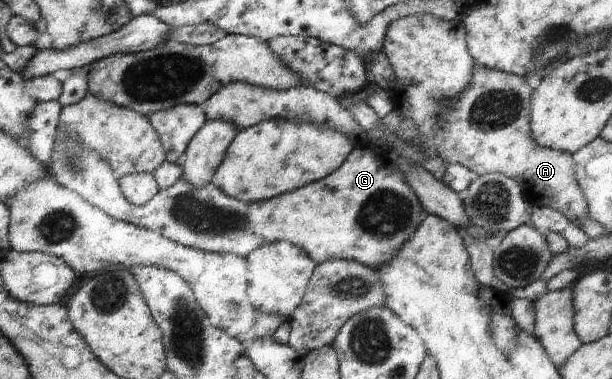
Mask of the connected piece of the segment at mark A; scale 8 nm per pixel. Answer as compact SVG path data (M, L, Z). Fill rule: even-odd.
M475 64L470 82L463 91L452 97L446 104L451 115L439 128L441 141L436 145L437 155L446 163L458 163L477 176L486 173L500 173L518 183L526 196L534 203L545 204L558 211L569 221L580 222L588 218L584 195L574 178L573 160L569 153L538 146L531 137L529 129L529 100L532 88L524 77L504 71L489 69Z

